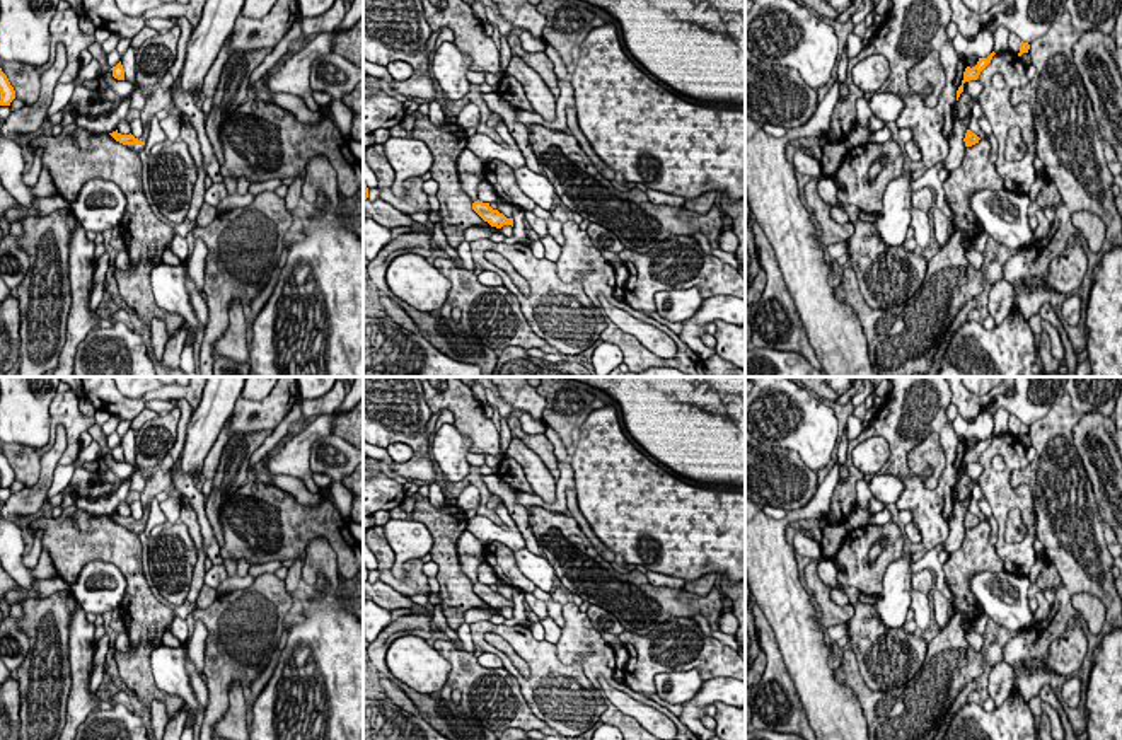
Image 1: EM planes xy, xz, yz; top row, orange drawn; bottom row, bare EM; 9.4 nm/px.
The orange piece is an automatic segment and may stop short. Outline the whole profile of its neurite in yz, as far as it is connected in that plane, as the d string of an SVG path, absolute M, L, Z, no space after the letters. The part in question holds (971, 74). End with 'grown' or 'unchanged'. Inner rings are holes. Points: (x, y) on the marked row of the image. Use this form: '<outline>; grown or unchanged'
M992 51L987 58L979 58L975 66L972 66L972 68L967 66L965 68L962 85L957 90L957 101L958 101L960 94L963 92L963 84L969 82L969 80L977 80L980 72L991 63L994 55L996 53Z; unchanged

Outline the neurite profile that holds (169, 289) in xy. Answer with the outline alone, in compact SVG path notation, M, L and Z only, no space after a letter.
M203 240L194 242L194 249L184 266L162 263L159 257L152 263L150 283L155 302L167 312L181 315L196 336L198 319L191 304L191 293L203 295L205 259L208 247Z

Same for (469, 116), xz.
M469 102L457 116L457 124L466 128L477 128L479 124L479 107Z

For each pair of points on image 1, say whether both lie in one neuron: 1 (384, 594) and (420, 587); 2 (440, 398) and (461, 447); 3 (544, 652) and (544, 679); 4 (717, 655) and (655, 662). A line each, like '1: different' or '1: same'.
1: different
2: different
3: same
4: same

